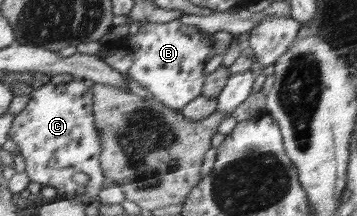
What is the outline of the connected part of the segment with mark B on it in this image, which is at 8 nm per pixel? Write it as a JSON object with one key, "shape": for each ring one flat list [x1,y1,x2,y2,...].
{"shape":[[176,19,167,23,148,22,141,25,138,33,132,37,126,34,117,37,114,42,101,46,99,58,116,71,130,75,152,93,155,100,173,110,182,111,184,106,204,93,204,67,210,55,211,33,190,24,182,24,180,19]]}

